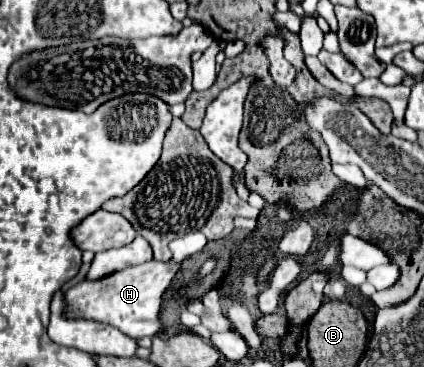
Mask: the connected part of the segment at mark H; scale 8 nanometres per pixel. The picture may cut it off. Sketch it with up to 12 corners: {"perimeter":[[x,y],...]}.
{"perimeter":[[147,261],[65,291],[65,317],[153,337],[179,265]]}

